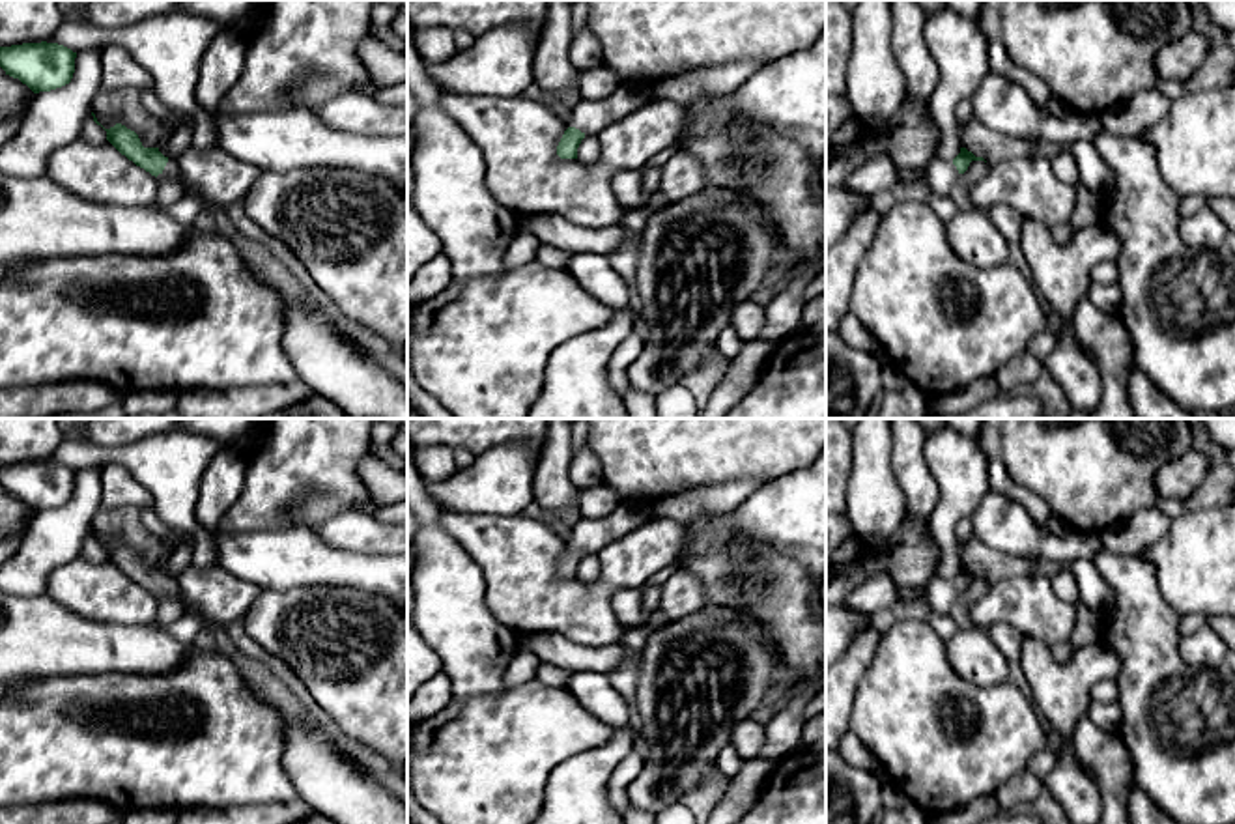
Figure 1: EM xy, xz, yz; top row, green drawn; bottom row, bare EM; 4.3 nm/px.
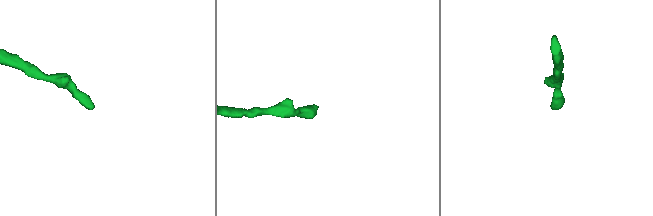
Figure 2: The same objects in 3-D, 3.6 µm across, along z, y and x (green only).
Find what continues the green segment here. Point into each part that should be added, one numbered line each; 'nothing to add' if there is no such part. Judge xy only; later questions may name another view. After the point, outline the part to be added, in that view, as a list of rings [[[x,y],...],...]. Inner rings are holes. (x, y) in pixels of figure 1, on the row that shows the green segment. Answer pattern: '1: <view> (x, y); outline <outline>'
1: xy (273, 271); outline [[[176,161],[166,163],[157,181],[170,179],[179,185],[183,196],[192,196],[202,204],[202,211],[209,213],[215,228],[226,237],[245,262],[250,262],[263,277],[265,282],[278,286],[282,291],[291,293],[303,305],[318,308],[312,293],[293,277],[293,273],[260,241],[241,235],[224,211],[224,204],[209,202],[204,194],[189,187],[181,176]]]

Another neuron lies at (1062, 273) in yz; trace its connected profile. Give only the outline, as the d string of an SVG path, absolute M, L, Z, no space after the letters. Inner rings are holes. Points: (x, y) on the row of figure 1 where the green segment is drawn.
M1022 217L1020 249L1039 295L1052 312L1072 321L1078 301L1093 284L1091 269L1104 260L1115 260L1121 241L1110 226L1097 222L1058 245L1041 220Z

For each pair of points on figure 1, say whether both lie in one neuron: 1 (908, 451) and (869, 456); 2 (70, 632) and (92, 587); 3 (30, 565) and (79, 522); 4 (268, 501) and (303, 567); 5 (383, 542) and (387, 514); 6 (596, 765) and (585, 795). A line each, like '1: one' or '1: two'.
1: two
2: two
3: one
4: two
5: two
6: one

